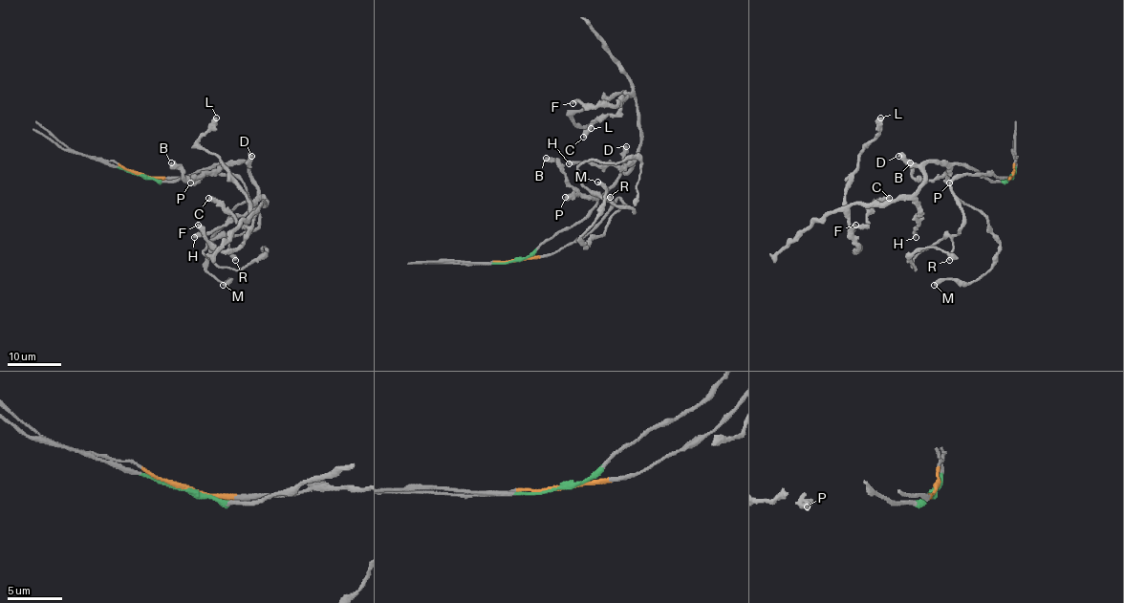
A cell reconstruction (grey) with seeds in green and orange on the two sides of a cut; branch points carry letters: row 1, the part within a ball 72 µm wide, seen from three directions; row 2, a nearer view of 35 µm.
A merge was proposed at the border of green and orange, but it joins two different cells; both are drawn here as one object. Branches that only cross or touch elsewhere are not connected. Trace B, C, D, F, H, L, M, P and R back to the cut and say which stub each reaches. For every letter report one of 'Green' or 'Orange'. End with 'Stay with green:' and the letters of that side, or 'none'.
B: Green
C: Green
D: Green
F: Green
H: Green
L: Green
M: Orange
P: Green
R: Orange
Stay with green: B, C, D, F, H, L, P

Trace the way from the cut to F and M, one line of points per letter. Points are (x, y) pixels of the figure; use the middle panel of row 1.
F: (515, 261), (576, 225), (636, 159), (640, 142), (633, 96), (616, 105), (572, 102)
M: (515, 261), (582, 239), (617, 198), (623, 204), (603, 234), (584, 247), (580, 238), (604, 199), (597, 182)

